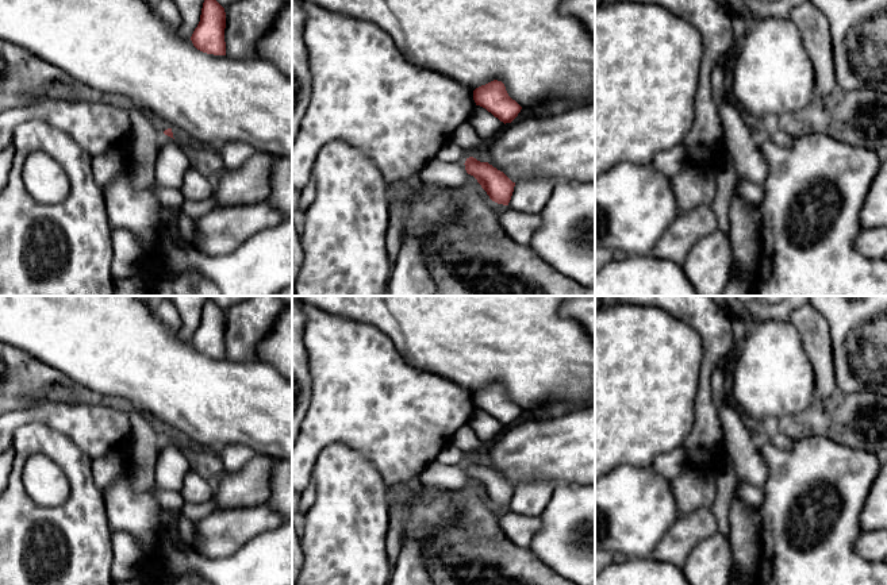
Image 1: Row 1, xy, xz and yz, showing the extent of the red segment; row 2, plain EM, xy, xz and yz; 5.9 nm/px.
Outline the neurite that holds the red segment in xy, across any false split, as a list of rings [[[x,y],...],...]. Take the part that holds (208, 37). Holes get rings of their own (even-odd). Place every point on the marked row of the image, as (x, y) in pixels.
[[[204,0],[200,22],[191,41],[193,46],[203,53],[226,55],[224,28],[224,8],[216,0]]]

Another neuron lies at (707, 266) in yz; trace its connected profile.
[[[721,230],[700,238],[690,250],[684,272],[698,296],[719,296],[725,289],[733,263],[733,247]]]

